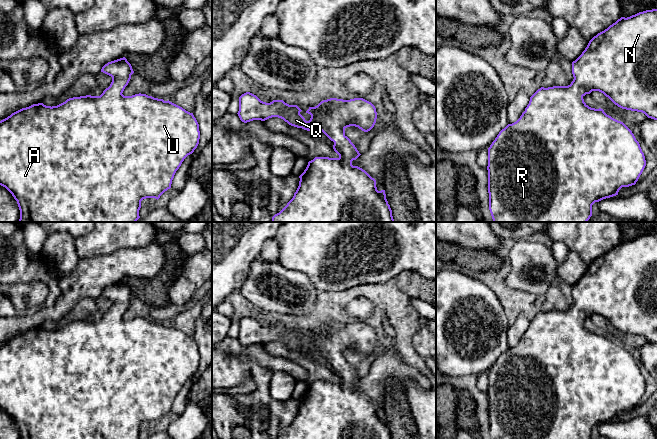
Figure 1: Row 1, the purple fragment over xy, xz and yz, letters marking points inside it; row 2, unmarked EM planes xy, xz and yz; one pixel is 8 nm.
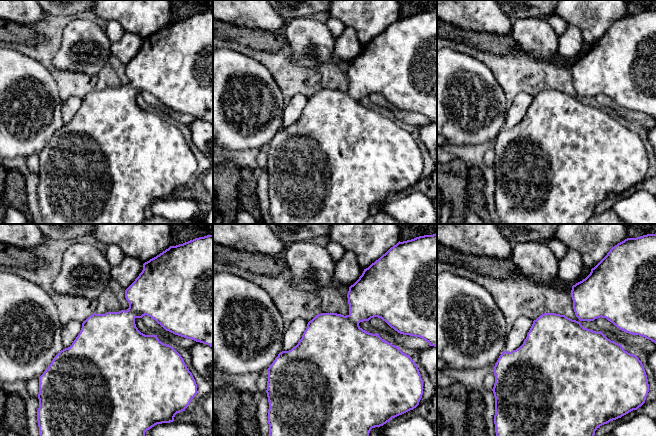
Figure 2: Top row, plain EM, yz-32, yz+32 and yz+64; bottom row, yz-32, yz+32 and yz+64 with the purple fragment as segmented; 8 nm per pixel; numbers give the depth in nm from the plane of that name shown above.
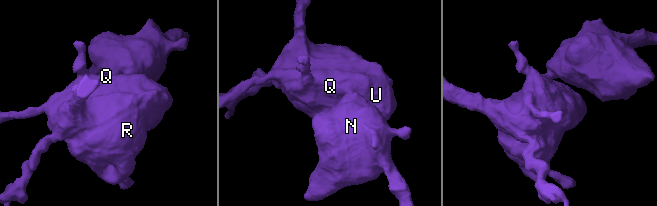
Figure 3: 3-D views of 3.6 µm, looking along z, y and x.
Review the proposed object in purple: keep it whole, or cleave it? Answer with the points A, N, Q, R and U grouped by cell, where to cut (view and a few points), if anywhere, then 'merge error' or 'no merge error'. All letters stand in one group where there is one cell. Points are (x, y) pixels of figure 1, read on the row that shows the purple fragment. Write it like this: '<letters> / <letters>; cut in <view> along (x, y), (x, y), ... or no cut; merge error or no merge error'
A N Q R U; no cut; no merge error

